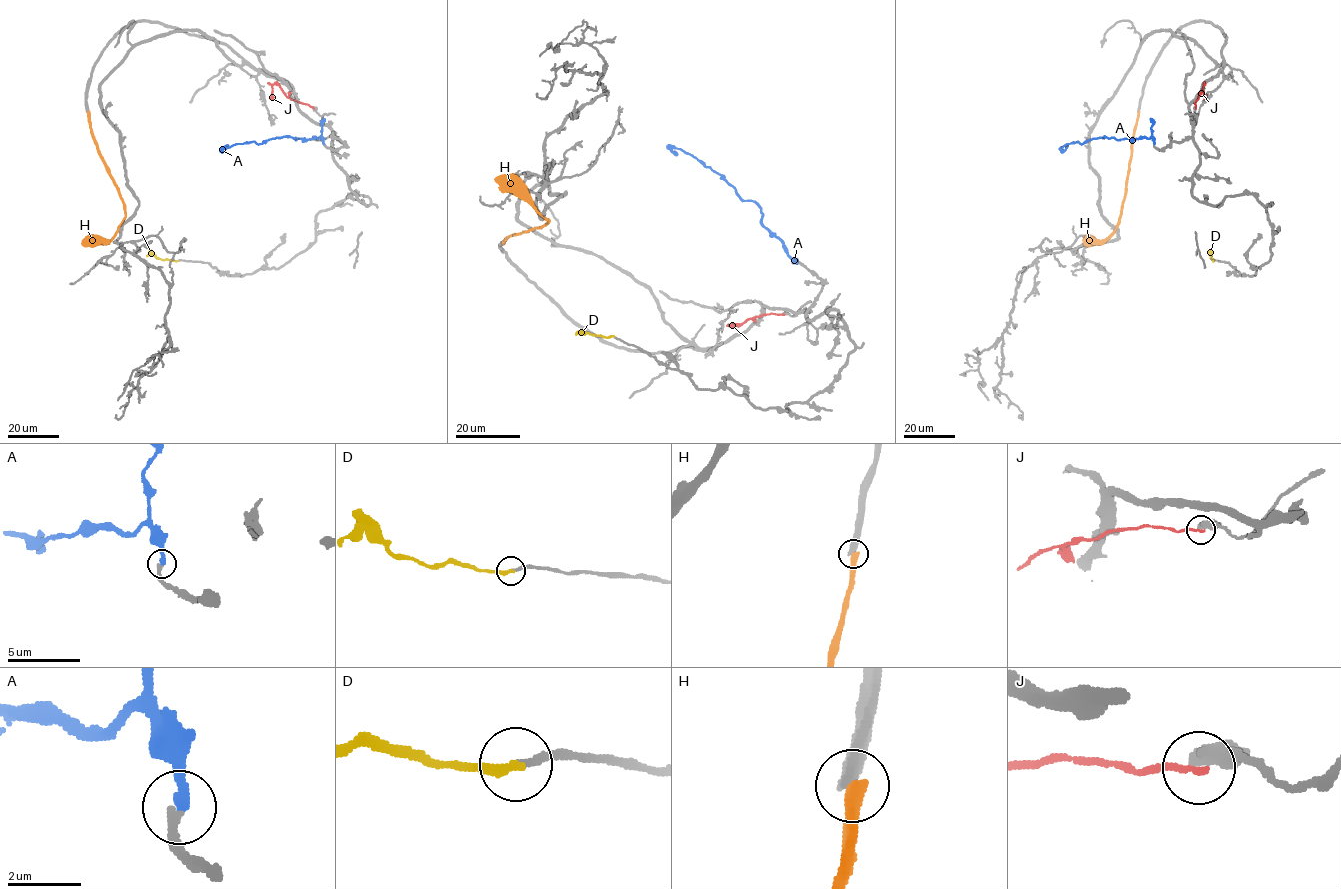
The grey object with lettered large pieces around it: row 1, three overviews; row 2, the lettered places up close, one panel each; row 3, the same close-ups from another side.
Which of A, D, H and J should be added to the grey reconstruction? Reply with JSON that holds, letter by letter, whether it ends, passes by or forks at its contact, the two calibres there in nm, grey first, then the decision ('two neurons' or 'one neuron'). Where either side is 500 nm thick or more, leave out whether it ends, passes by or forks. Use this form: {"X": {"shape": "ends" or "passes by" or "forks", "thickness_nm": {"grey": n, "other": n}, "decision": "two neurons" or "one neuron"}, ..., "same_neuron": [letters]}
{"A": {"shape": "ends", "thickness_nm": {"grey": 260, "other": 280}, "decision": "one neuron"}, "D": {"shape": "ends", "thickness_nm": {"grey": 190, "other": 280}, "decision": "one neuron"}, "H": {"thickness_nm": {"grey": 480, "other": 550}, "decision": "two neurons"}, "J": {"thickness_nm": {"grey": 650, "other": 190}, "decision": "two neurons"}, "same_neuron": ["A", "D"]}

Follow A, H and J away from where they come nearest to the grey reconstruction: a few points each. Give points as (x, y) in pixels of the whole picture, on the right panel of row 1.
A: (1154, 143), (1151, 137), (1115, 140), (1105, 136), (1081, 144), (1067, 143), (1062, 149), (1067, 145)
H: (1138, 111), (1119, 224), (1106, 240), (1087, 244)
J: (1195, 108), (1203, 84), (1205, 99)

